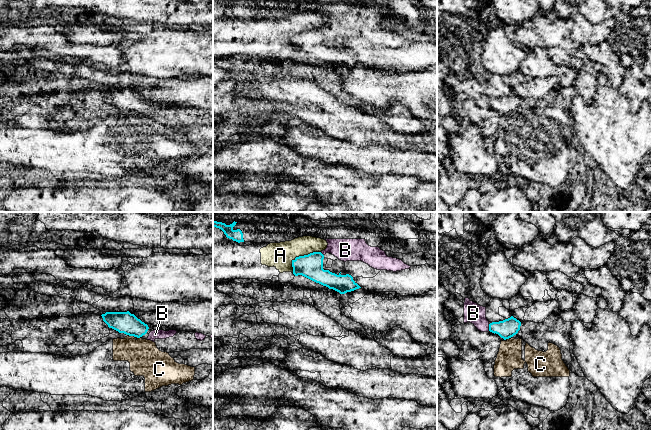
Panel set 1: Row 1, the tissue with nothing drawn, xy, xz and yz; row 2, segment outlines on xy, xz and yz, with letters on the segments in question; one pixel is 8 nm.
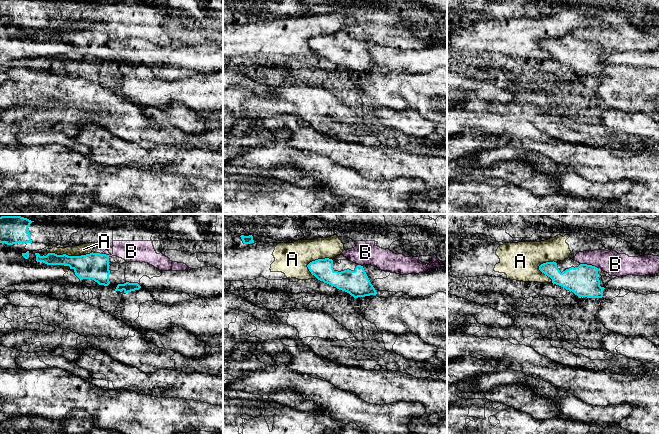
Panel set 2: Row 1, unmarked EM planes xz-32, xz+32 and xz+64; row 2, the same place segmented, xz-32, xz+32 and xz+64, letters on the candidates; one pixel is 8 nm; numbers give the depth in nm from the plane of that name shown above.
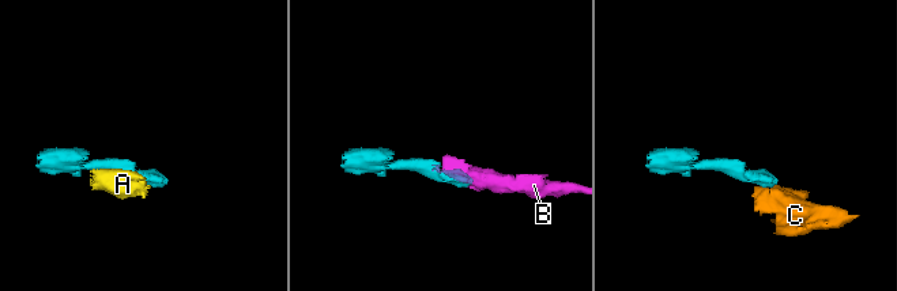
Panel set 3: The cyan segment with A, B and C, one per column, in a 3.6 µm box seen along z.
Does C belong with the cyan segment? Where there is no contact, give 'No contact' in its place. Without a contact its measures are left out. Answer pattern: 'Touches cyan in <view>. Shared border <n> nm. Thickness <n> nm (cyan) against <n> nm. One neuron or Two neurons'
Touches cyan in xy. Shared border 50 nm. Thickness 180 nm (cyan) against 260 nm. Two neurons

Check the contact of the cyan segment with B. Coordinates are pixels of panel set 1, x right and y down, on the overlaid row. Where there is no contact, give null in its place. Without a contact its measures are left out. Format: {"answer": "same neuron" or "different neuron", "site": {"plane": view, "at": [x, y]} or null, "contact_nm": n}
{"answer": "same neuron", "site": {"plane": "yz", "at": [489, 327]}, "contact_nm": 60}

